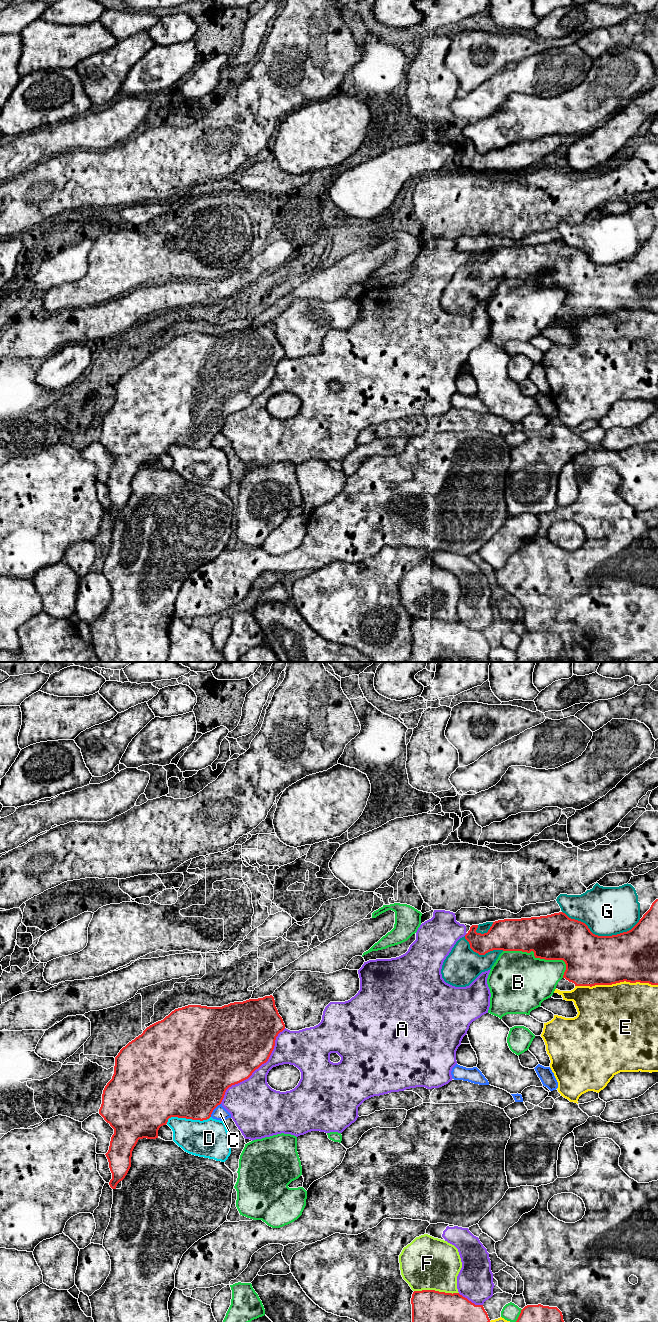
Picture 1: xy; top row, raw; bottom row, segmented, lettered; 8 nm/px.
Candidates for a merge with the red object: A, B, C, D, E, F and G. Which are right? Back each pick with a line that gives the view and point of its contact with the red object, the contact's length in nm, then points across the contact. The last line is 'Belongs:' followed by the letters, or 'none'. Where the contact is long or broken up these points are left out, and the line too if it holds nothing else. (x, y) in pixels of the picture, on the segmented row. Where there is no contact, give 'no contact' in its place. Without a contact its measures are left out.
Belongs: none

